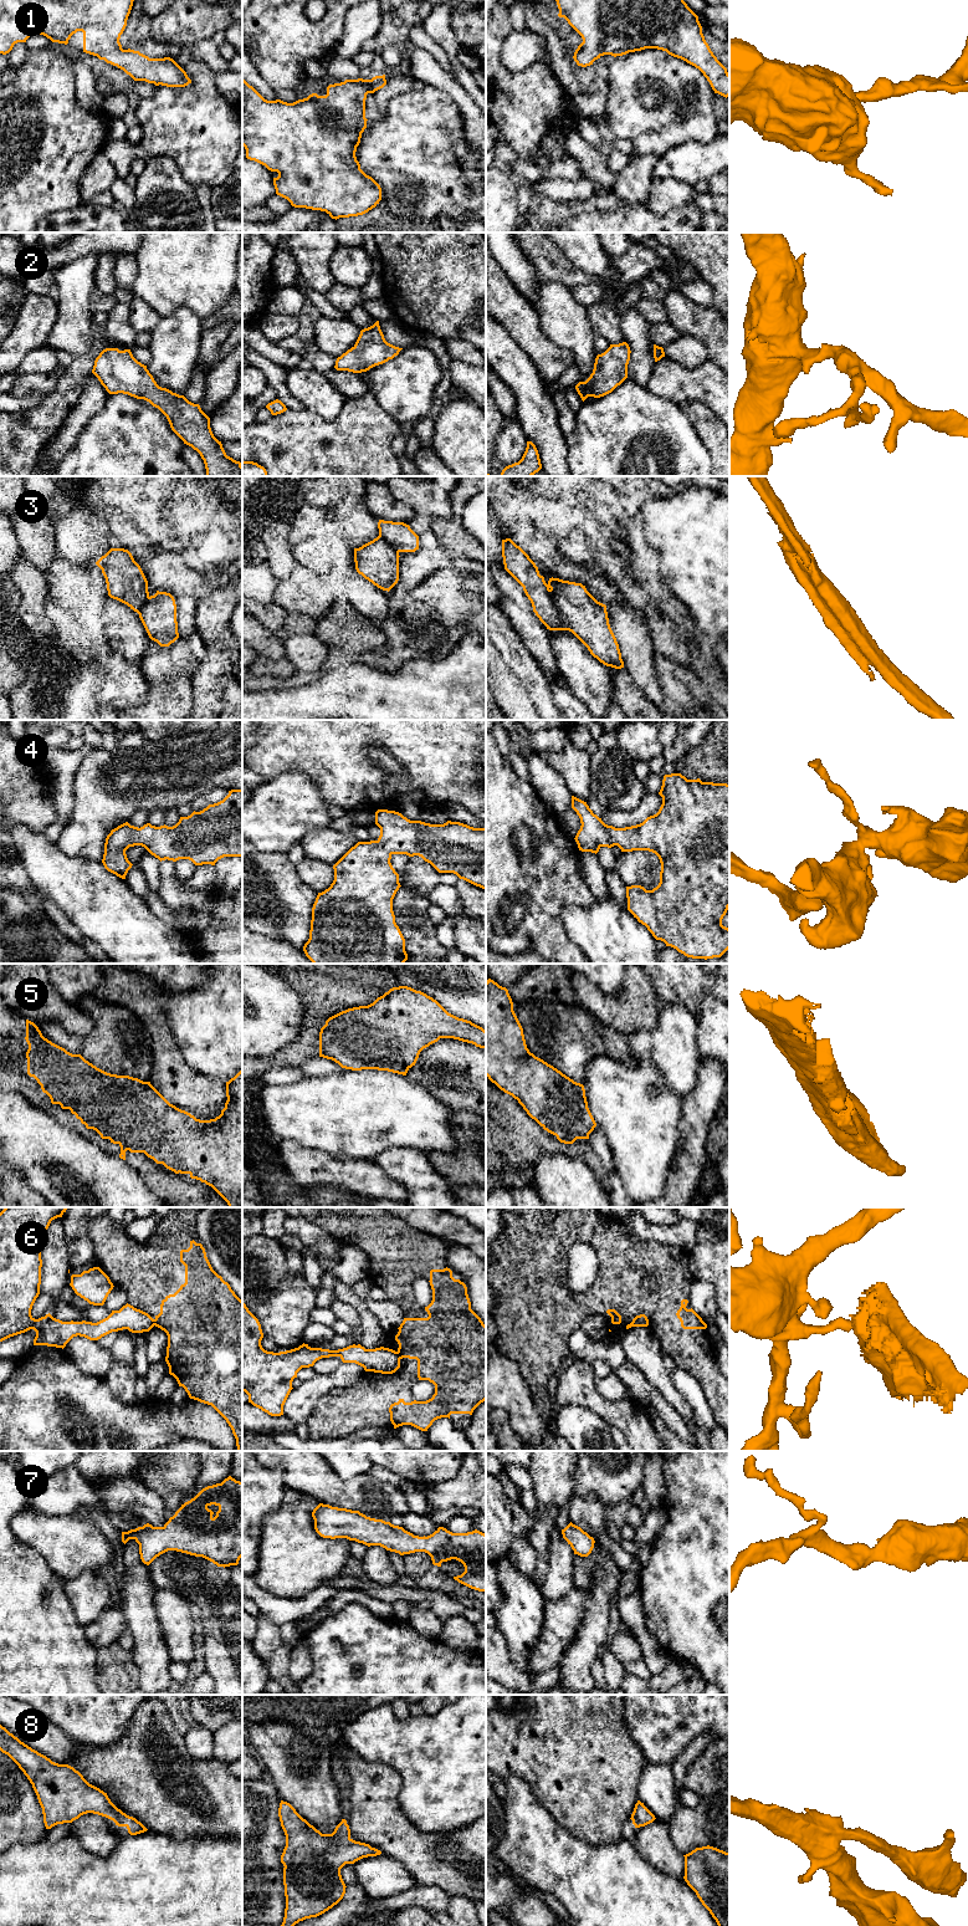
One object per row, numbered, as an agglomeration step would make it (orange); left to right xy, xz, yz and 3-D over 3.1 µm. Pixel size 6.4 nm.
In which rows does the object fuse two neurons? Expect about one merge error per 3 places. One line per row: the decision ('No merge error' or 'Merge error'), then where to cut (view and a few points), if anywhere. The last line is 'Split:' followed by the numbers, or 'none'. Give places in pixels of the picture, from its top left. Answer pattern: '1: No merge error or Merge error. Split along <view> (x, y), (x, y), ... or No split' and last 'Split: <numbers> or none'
1: No merge error. No split
2: No merge error. No split
3: No merge error. No split
4: No merge error. No split
5: No merge error. No split
6: Merge error. Split along xz (395, 1352), (400, 1358)
7: No merge error. No split
8: No merge error. No split
Split: 6

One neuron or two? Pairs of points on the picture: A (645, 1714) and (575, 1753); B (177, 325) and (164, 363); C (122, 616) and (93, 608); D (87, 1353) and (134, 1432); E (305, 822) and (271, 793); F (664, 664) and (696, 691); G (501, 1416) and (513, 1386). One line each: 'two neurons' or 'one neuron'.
A: two neurons
B: one neuron
C: two neurons
D: two neurons
E: one neuron
F: one neuron
G: two neurons

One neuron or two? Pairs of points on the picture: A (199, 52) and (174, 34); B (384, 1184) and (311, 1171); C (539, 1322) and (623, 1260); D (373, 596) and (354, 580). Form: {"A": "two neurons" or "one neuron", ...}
{"A": "two neurons", "B": "one neuron", "C": "one neuron", "D": "one neuron"}

